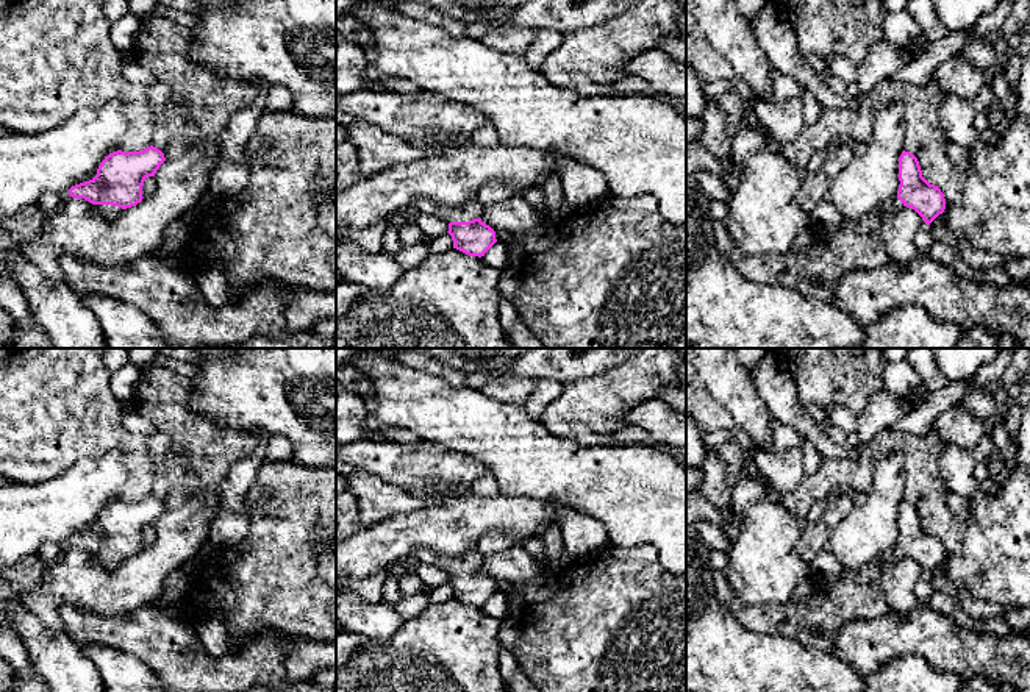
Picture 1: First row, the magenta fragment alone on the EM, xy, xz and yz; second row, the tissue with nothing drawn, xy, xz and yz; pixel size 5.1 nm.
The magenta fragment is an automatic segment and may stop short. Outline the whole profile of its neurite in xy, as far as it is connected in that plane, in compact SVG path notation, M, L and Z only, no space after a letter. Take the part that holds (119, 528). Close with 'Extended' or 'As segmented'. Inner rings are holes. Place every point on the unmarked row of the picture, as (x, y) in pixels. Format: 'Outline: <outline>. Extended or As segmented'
Outline: M153 495L139 501L113 501L100 512L97 525L72 536L69 545L88 550L97 564L116 569L142 551L145 528L155 526L164 511L164 503Z. Extended

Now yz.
Outline: M902 501L899 508L899 540L891 561L896 564L903 556L914 559L930 575L946 559L946 548L941 539L930 534L924 526L917 508Z. Extended

